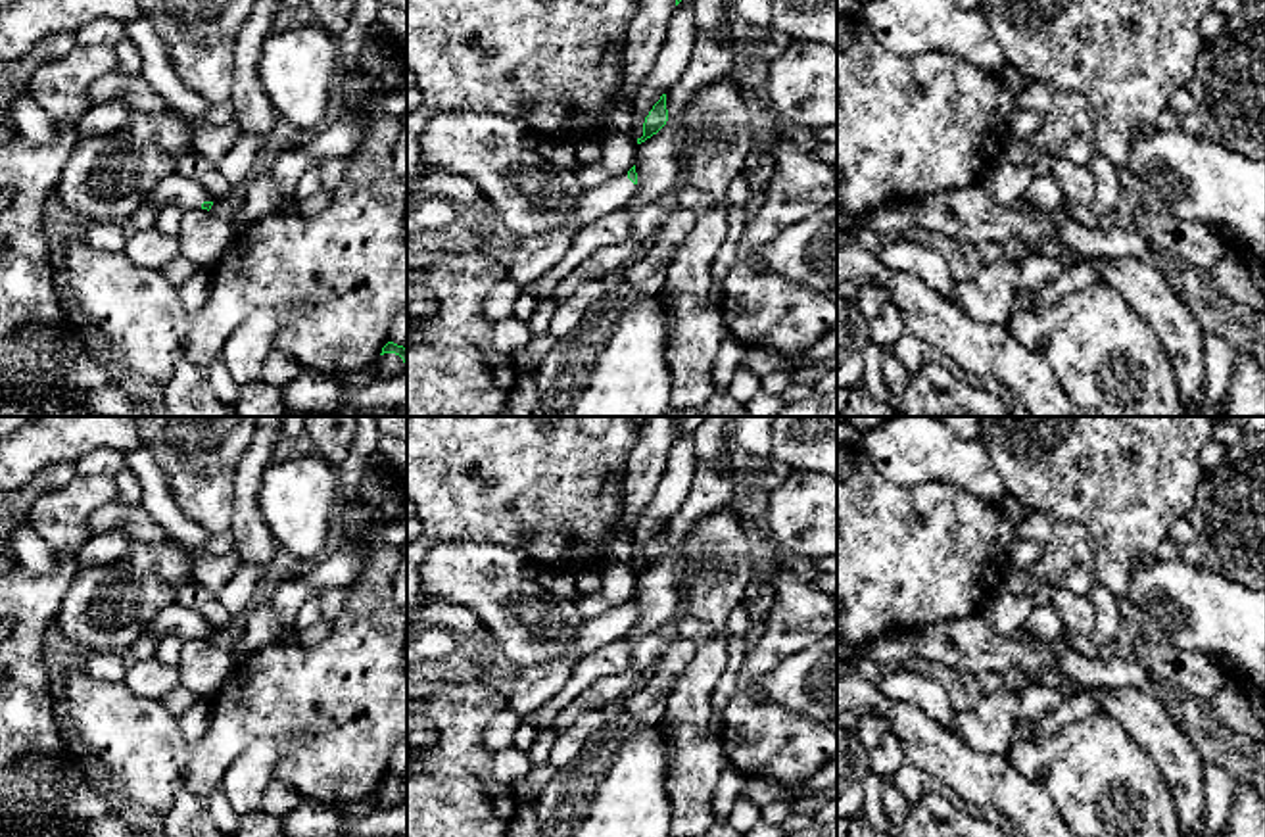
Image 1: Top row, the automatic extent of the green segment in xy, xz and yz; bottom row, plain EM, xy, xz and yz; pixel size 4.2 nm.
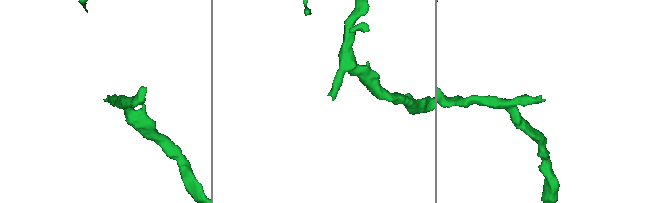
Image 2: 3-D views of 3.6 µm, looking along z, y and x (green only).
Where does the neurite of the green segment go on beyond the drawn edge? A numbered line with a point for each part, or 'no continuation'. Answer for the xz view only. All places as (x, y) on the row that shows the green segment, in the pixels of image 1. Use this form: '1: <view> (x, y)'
1: xz (534, 256)

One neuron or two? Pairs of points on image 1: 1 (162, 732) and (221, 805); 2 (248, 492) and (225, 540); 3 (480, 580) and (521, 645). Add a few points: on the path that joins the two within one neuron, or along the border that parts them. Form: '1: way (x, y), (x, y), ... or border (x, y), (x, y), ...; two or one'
1: border (219, 786), (206, 801); two
2: border (229, 530), (235, 550); two
3: way (496, 596), (496, 605), (521, 630); one

